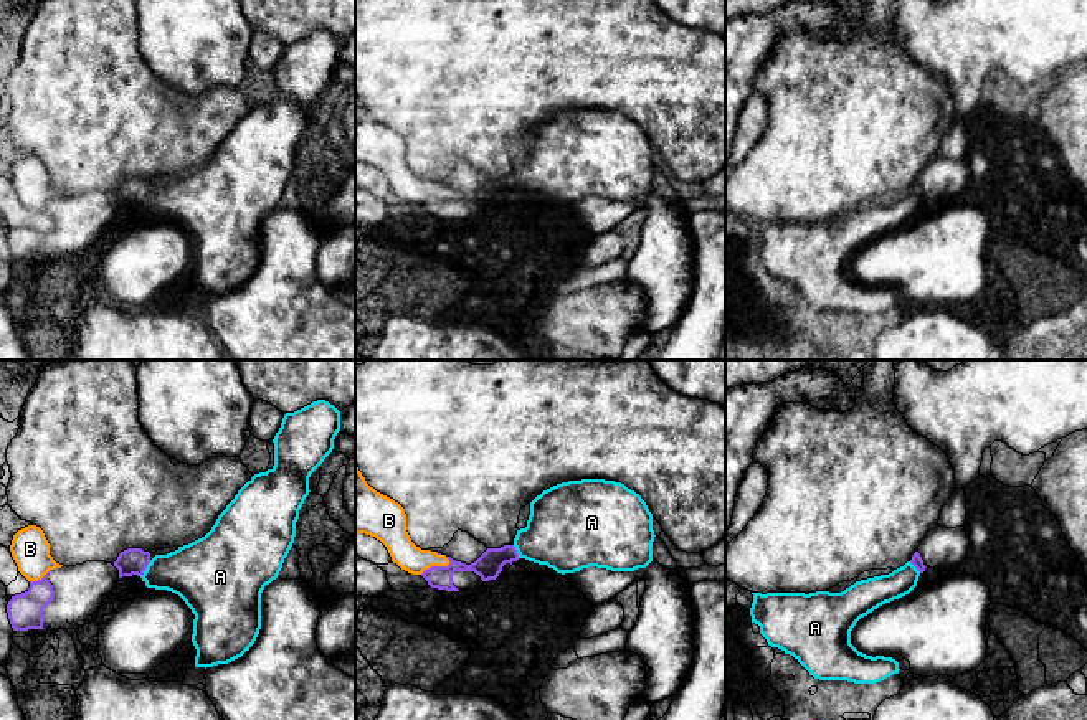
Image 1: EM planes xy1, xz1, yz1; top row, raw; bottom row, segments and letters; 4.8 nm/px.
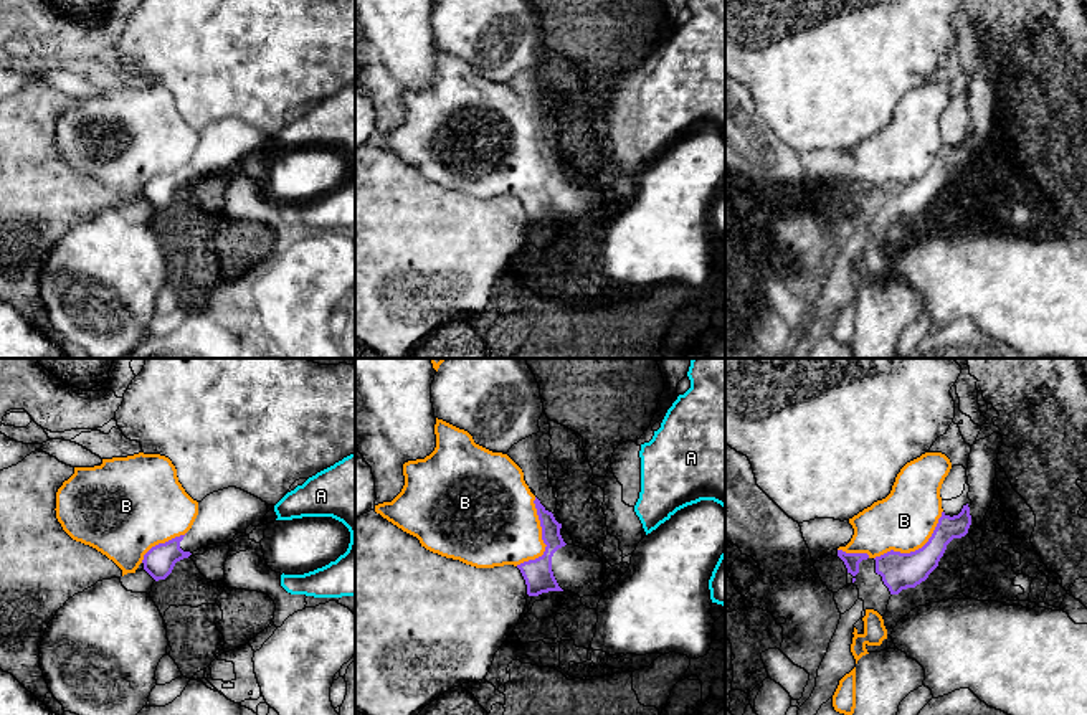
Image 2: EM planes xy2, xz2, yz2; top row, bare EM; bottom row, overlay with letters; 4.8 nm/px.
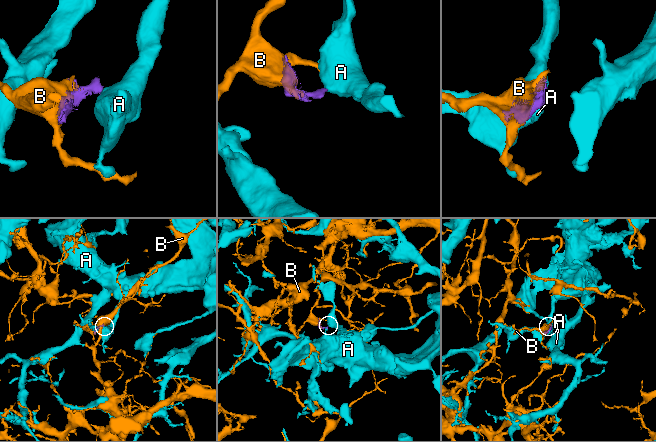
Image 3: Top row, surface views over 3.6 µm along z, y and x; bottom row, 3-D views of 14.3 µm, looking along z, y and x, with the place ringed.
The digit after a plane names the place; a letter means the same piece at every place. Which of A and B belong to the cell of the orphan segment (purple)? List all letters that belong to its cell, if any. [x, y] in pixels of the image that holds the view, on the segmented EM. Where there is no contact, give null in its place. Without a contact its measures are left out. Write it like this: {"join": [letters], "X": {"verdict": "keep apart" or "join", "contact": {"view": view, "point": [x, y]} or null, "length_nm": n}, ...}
{"join": ["B"], "A": {"verdict": "keep apart", "contact": {"view": "xy1", "point": [146, 567]}, "length_nm": 100}, "B": {"verdict": "join", "contact": {"view": "xz2", "point": [542, 539]}, "length_nm": 340}}

